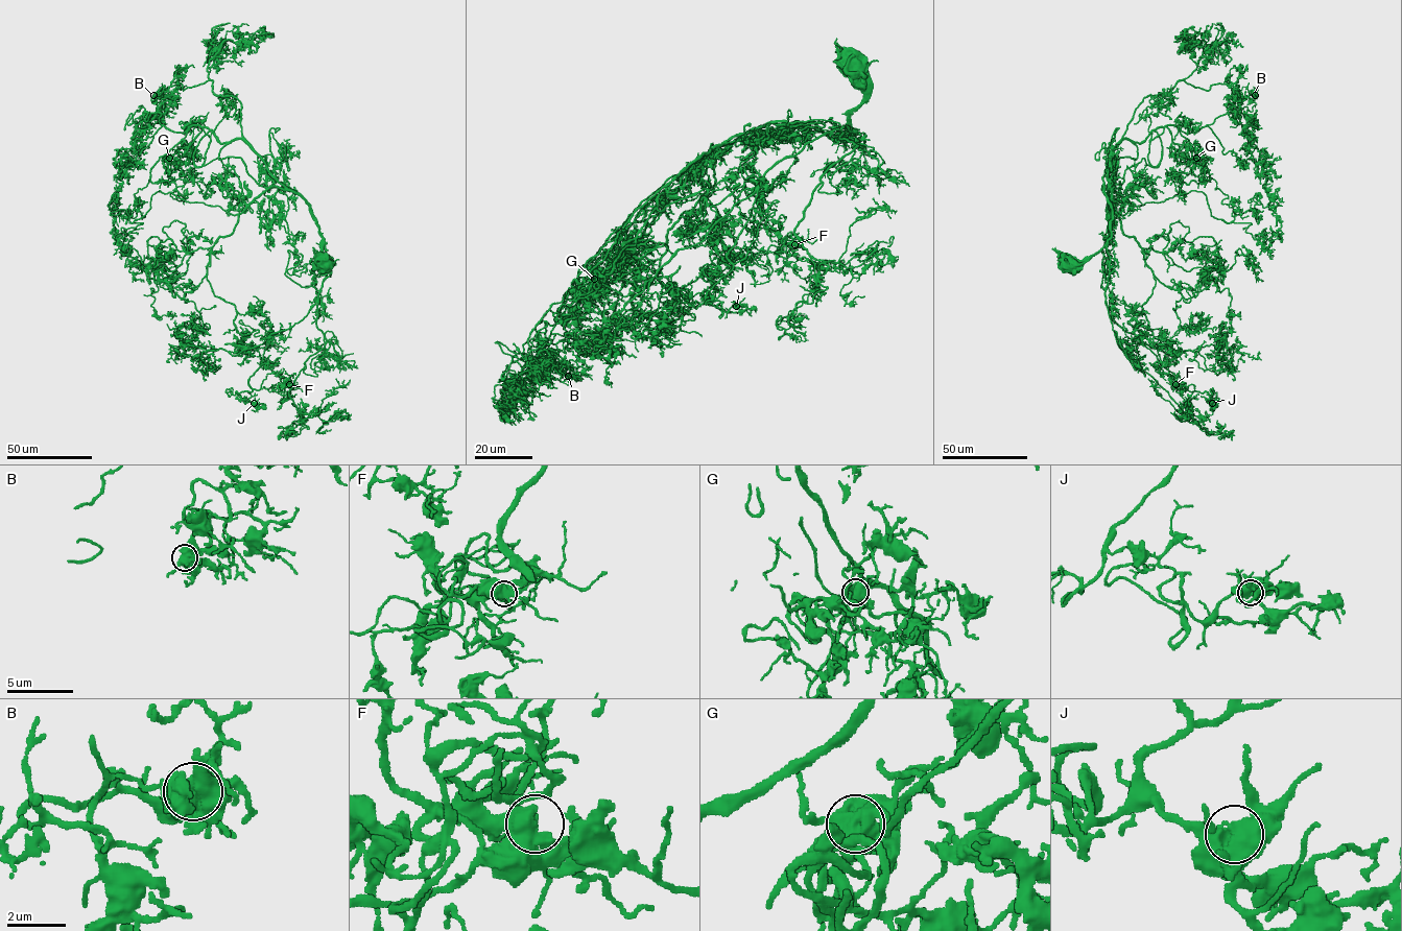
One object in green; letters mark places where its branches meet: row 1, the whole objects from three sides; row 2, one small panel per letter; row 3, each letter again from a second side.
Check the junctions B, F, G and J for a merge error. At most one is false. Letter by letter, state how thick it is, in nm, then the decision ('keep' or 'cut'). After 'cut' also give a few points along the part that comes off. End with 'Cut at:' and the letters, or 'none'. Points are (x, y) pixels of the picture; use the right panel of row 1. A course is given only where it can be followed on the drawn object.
B: 600 nm | keep
F: 550 nm | keep
G: 650 nm | keep
J: 650 nm | keep
Cut at: none

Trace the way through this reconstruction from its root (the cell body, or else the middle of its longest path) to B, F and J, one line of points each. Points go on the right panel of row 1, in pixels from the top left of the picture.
B: (1067, 265), (1094, 256), (1111, 237), (1107, 158), (1144, 97), (1165, 95), (1182, 80), (1255, 95)
F: (1067, 265), (1091, 257), (1107, 244), (1109, 314), (1123, 330), (1135, 334), (1187, 388), (1175, 391), (1175, 384)
J: (1067, 265), (1107, 243), (1110, 317), (1189, 390), (1206, 391), (1212, 403)

